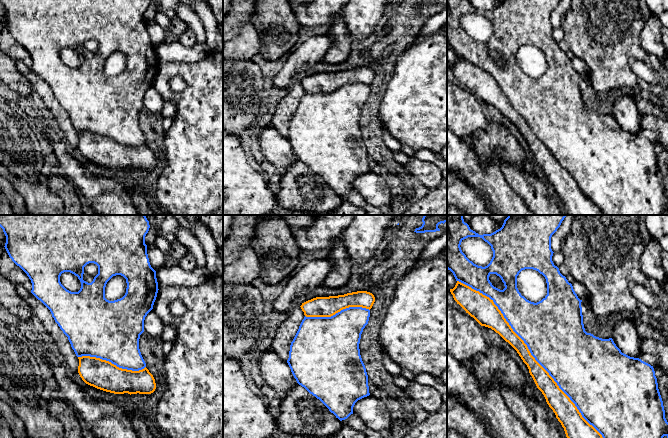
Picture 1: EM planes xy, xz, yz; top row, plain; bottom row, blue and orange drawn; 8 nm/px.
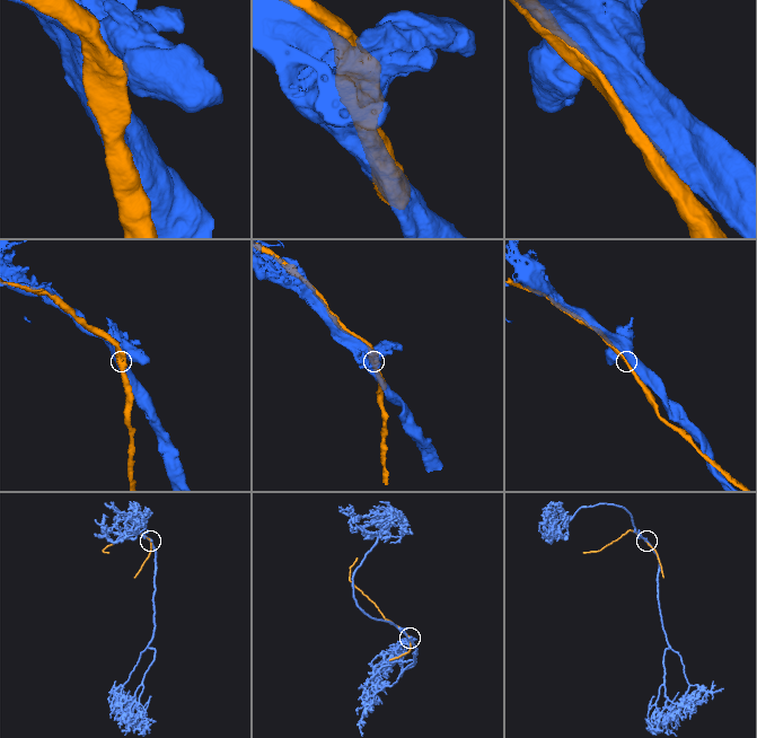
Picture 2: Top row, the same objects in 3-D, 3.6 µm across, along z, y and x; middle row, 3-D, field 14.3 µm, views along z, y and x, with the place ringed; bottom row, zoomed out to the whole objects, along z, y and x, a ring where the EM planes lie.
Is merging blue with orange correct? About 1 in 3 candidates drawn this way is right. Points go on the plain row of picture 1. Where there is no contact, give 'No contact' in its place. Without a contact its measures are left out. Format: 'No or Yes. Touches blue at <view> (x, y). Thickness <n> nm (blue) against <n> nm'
No. Touches blue at yz (530, 128). Thickness 480 nm (blue) against 140 nm

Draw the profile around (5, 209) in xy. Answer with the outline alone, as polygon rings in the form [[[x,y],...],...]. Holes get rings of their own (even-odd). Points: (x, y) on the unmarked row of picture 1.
[[[0,192],[0,215],[15,215],[7,198]]]

